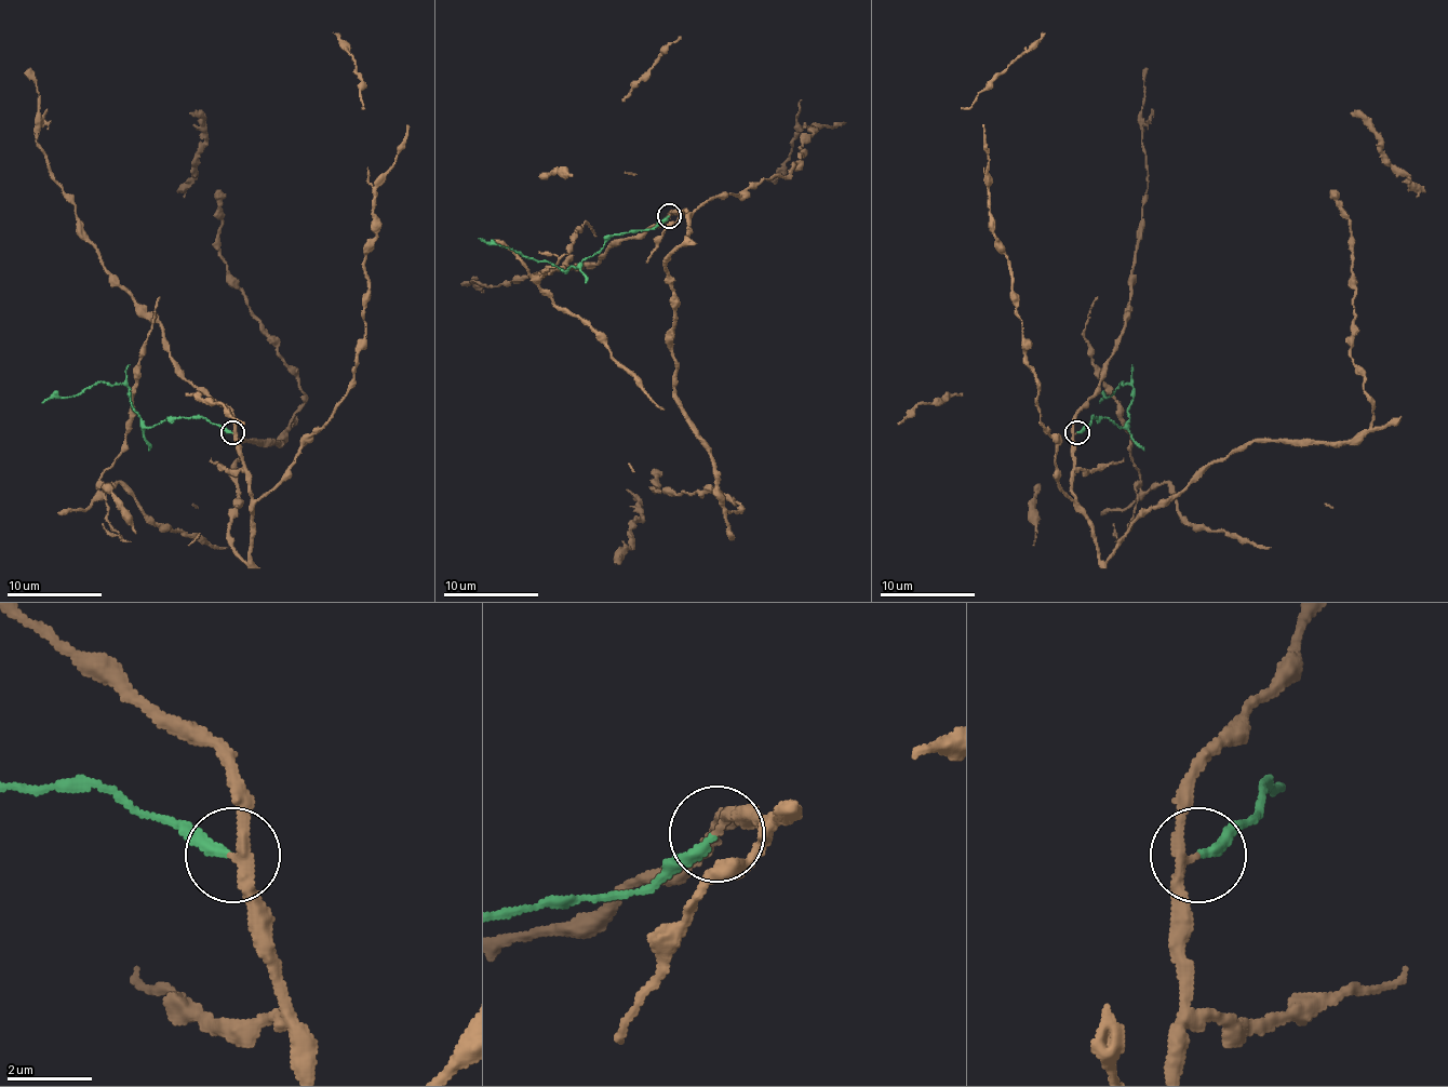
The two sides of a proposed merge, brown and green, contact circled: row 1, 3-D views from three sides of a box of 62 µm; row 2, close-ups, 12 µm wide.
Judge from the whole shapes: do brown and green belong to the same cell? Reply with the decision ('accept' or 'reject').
reject

